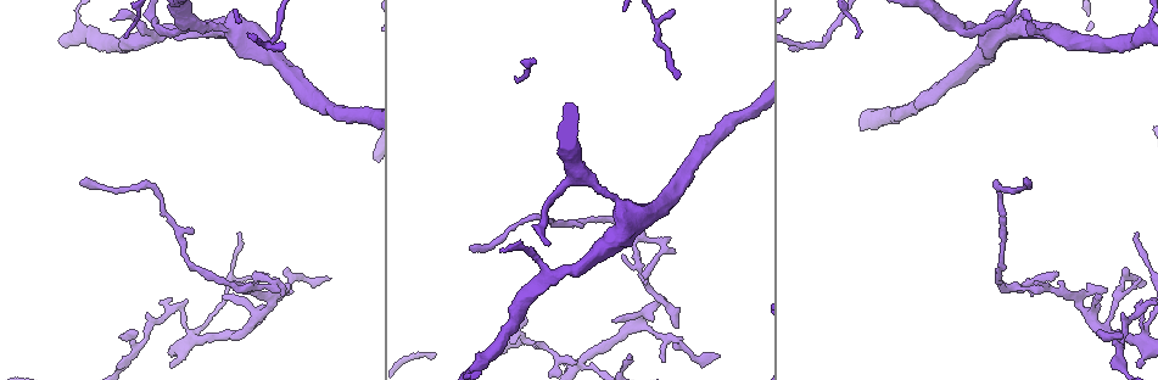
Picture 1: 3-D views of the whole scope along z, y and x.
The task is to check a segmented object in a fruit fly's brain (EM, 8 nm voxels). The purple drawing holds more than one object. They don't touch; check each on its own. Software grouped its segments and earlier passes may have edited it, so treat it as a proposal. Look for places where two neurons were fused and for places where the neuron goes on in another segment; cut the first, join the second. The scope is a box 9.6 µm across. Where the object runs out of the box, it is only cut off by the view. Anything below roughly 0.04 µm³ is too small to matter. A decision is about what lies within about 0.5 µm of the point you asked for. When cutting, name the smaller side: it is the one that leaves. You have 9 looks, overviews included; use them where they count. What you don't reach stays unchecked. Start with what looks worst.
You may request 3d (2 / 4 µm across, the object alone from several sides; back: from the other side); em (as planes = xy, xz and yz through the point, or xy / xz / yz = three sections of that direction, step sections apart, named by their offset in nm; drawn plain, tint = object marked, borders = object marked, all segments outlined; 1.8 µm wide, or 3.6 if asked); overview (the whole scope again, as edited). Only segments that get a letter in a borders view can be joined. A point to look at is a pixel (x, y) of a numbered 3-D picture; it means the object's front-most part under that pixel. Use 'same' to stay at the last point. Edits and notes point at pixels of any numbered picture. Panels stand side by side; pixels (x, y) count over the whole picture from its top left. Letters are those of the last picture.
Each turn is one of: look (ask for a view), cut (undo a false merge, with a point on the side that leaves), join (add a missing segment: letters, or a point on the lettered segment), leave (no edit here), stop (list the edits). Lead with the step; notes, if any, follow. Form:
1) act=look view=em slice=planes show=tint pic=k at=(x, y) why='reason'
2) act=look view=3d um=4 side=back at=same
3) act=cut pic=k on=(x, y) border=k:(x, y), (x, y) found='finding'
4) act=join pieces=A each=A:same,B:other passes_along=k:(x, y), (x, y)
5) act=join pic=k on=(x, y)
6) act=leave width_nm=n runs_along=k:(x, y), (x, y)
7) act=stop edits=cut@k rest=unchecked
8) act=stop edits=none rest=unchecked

act=look view=3d um=2 pic=1 at=(501, 250) why='branch stops here'

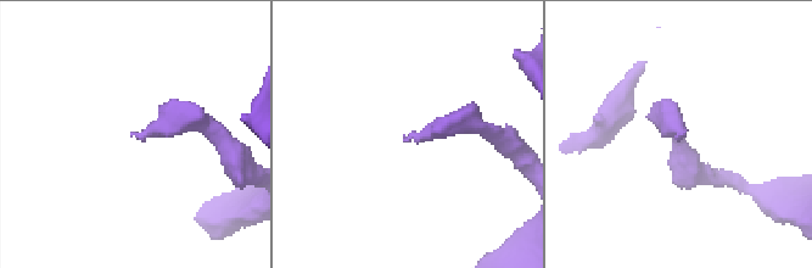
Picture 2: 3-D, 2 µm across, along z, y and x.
act=look view=em slice=xz step=4 show=borders pic=2 at=(405, 137) why='now the EM'

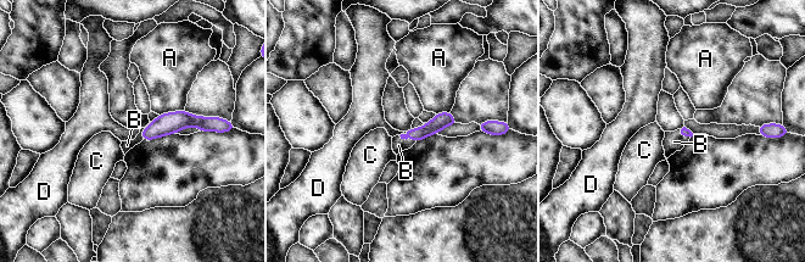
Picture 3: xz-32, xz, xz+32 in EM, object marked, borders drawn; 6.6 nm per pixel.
act=join pieces=B longest_contact=A:180nm each=A:other,B:same,C:other,D:other found='it goes on there'

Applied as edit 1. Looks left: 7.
act=look view=em slice=yz step=8 show=tint pic=1 at=(1145, 341) why='narrows sharply'

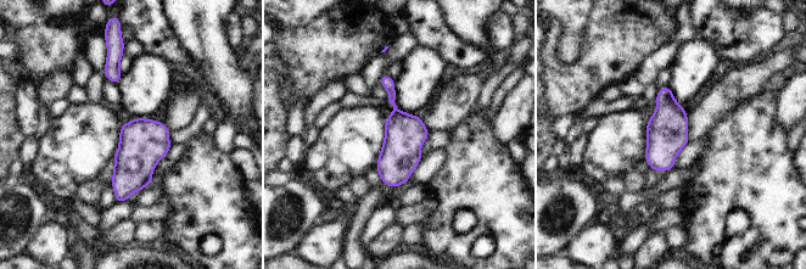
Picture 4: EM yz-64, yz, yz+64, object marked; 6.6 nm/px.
act=look view=em slice=planes show=tint at=same

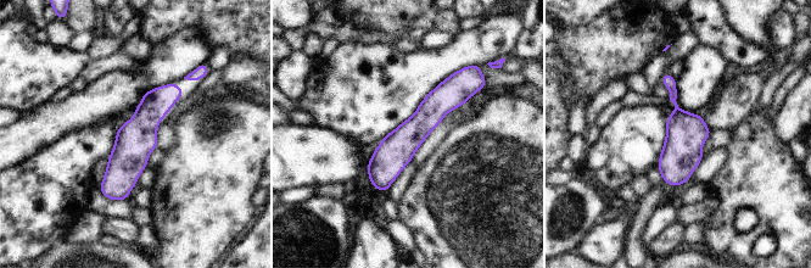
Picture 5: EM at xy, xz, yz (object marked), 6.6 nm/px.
act=look view=em slice=planes show=borders at=same why='what lies round it'

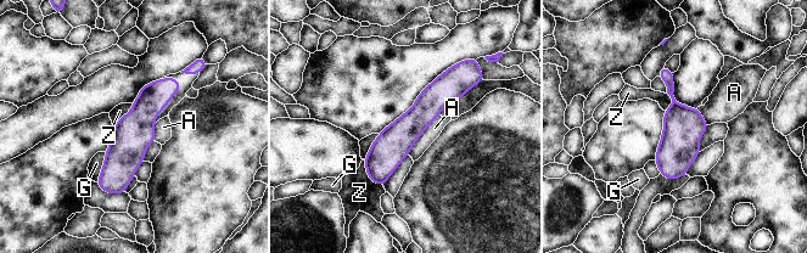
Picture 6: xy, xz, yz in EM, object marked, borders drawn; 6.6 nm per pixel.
act=leave each=A:other,G:other,Z:other runs_along=6:(452, 71), (386, 152), (377, 180) found='one neuron here'

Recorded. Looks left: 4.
act=look view=em slice=planes show=borders pic=1 at=(1025, 181)

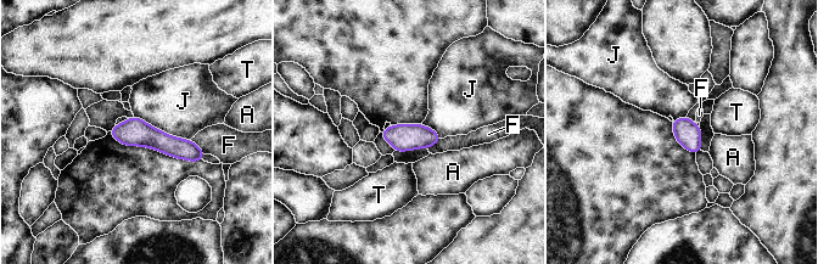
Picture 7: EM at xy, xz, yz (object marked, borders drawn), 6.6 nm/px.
act=leave width_nm=170 each=A:other,F:other,J:other,T:other runs_along=7:(113, 132), (140, 133), (200, 155) found='none of them fits'

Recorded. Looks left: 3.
act=look view=em slice=planes show=borders pic=1 at=(720, 357) why='tapers out'

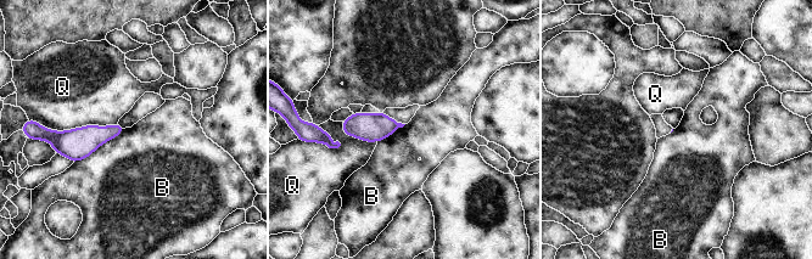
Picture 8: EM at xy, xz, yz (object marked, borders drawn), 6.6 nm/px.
act=leave longest_contact=Q:460nm each=B:other,Q:other border=8:(124, 129), (73, 163) found='none of them fits'

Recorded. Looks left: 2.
act=stop edits=join@3 rest=unchecked

